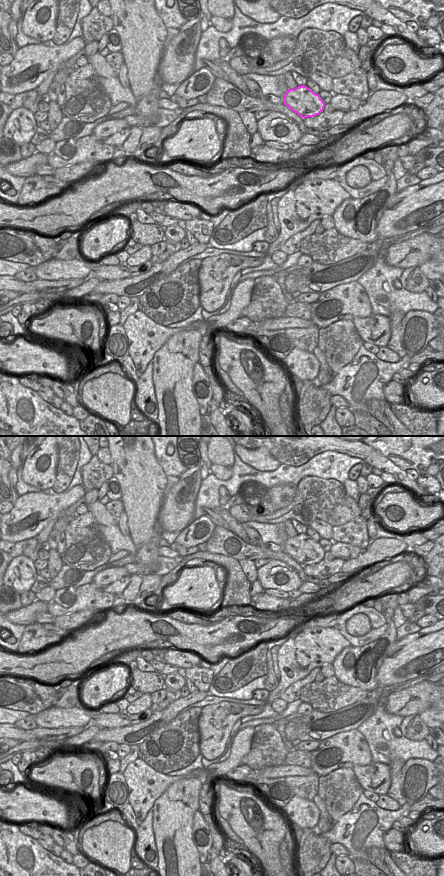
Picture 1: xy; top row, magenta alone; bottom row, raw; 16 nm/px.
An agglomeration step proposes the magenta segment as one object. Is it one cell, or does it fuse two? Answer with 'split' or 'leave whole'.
leave whole

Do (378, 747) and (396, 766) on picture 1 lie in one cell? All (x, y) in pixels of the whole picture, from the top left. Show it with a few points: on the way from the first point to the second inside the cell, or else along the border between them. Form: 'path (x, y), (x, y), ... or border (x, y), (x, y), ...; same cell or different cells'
border (405, 761), (394, 758), (388, 764); different cells

